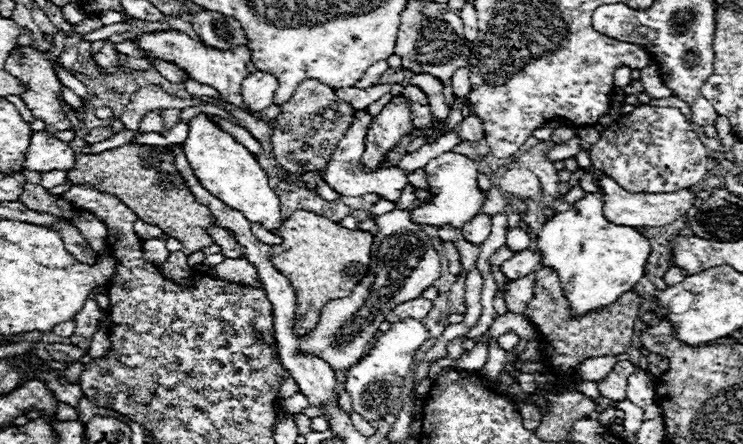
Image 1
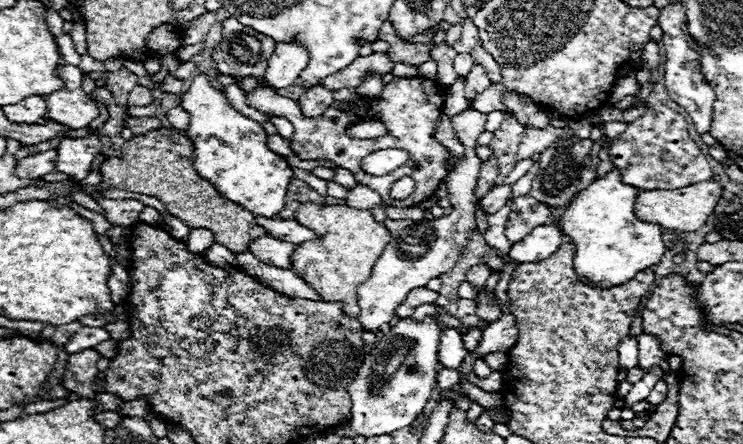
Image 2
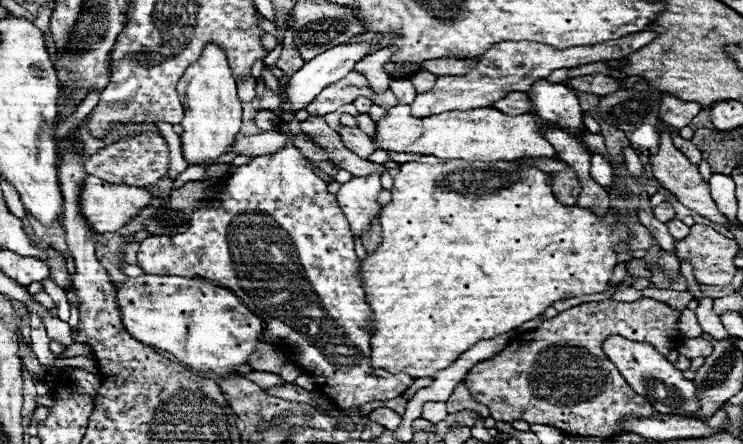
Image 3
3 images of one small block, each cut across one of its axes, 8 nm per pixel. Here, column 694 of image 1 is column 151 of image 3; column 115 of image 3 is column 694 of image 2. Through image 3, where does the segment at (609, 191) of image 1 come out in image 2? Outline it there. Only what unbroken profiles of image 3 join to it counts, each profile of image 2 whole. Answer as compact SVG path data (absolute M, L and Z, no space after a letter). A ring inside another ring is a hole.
M706 180L676 190L650 190L642 192L640 200L636 200L636 216L648 222L656 222L662 228L674 232L696 232L706 224L708 216L712 216L720 198L722 198L722 186L716 180Z

